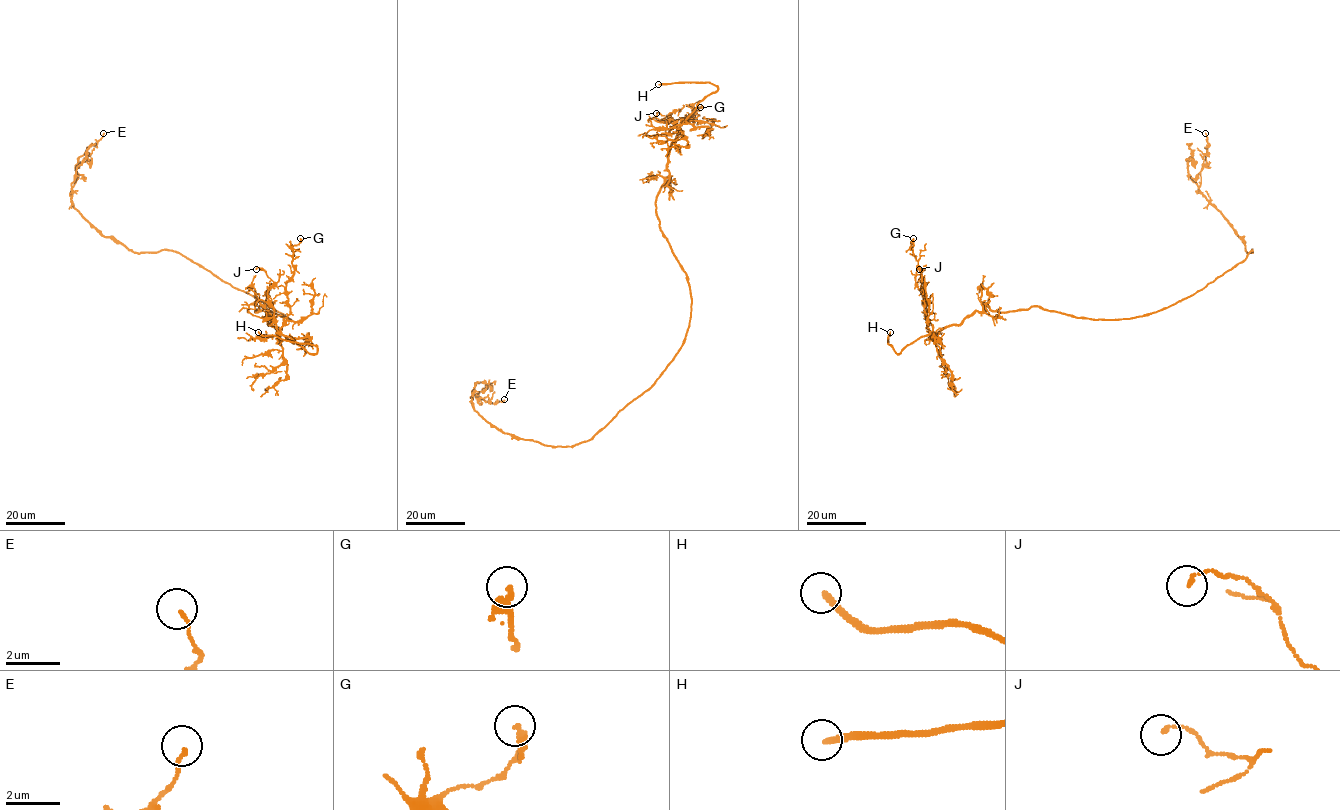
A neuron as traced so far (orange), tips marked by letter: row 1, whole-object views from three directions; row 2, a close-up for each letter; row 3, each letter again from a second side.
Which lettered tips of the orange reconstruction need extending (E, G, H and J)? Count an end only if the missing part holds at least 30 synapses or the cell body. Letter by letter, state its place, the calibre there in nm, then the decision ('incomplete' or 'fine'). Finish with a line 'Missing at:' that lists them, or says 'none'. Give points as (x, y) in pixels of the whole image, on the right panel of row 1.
E: at (1205, 133); 110 nm thick; fine
G: at (913, 238); 180 nm thick; fine
H: at (890, 332); 240 nm thick; incomplete
J: at (919, 269); 130 nm thick; fine
Missing at: H

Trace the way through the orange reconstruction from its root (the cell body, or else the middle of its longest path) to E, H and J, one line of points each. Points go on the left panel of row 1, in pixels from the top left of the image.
E: (279, 312), (178, 252), (129, 250), (104, 237), (74, 207), (71, 192), (78, 159), (103, 133)
H: (279, 312), (290, 319), (262, 306), (255, 311), (264, 306), (270, 326), (315, 353), (314, 345), (258, 332)
J: (279, 312), (290, 319), (255, 311), (264, 306), (278, 331), (267, 296), (273, 282), (256, 269)

